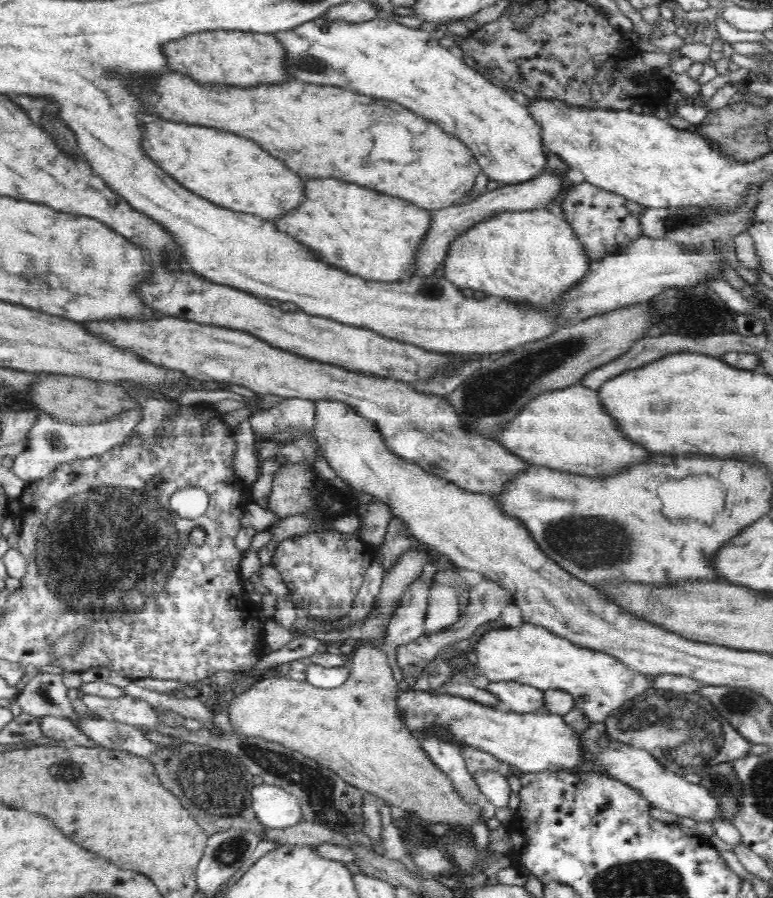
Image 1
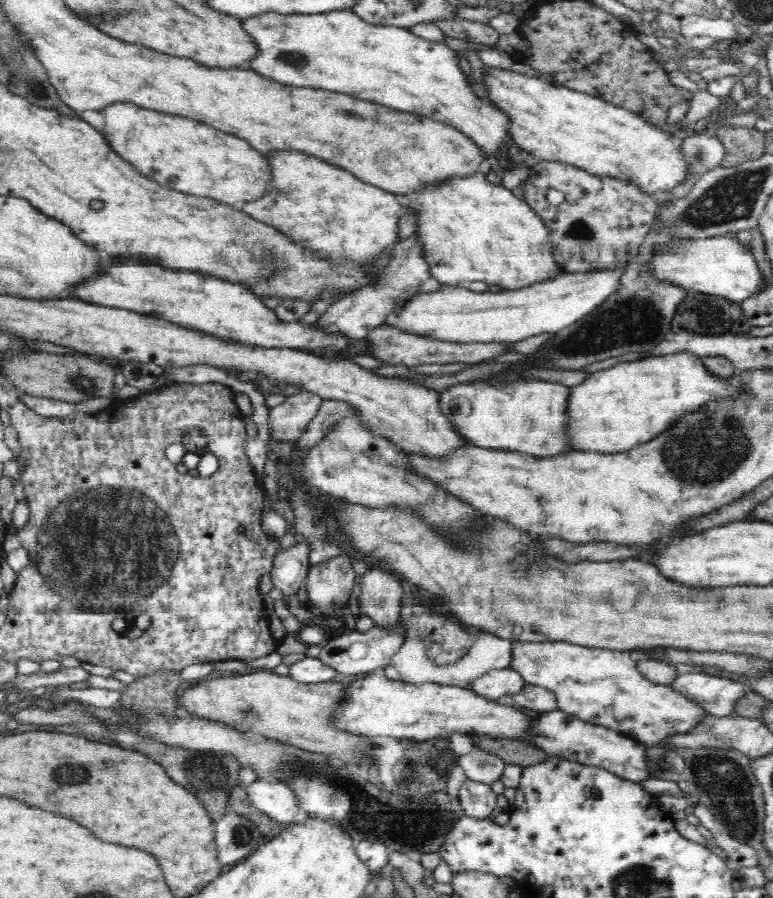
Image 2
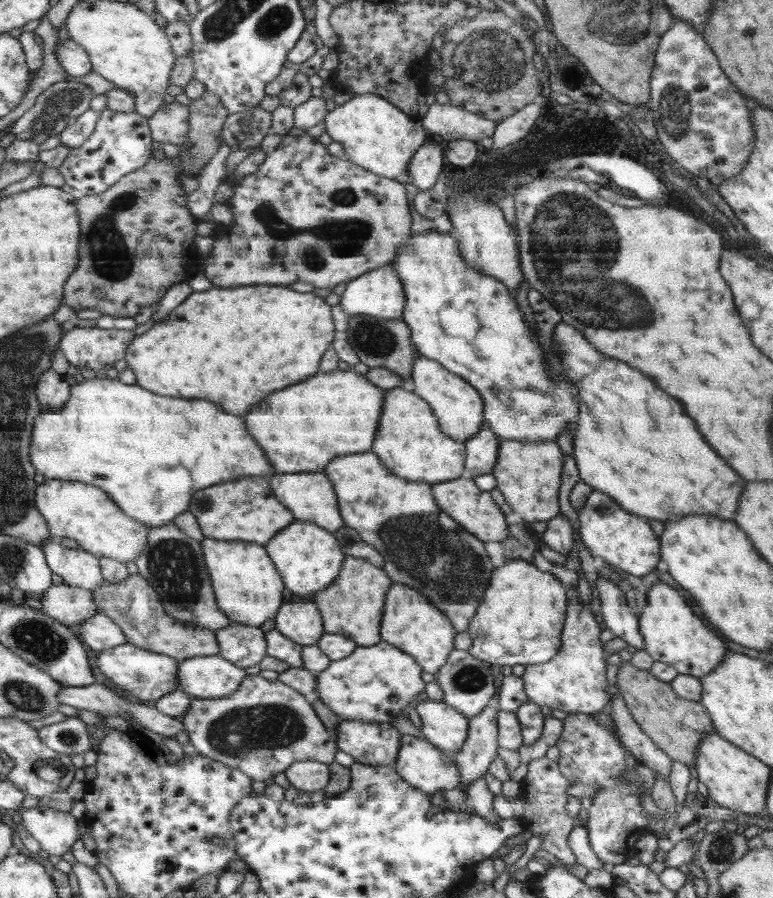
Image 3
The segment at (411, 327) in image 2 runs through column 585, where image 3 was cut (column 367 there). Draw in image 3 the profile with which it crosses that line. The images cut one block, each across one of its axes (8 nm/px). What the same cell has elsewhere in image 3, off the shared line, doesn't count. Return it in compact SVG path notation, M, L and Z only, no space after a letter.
M389 265L376 268L374 271L368 272L367 275L350 280L346 284L346 291L341 297L341 309L347 316L368 314L368 316L376 316L376 318L384 320L401 320L405 308L403 284Z

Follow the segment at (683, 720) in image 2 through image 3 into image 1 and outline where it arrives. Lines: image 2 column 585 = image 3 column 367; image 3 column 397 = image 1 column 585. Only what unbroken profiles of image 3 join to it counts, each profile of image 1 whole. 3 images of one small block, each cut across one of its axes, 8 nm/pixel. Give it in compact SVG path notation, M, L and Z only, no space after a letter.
M523 623L519 627L502 627L479 633L482 633L482 638L474 644L473 652L477 656L474 665L482 671L482 675L486 675L492 682L513 680L543 691L566 691L574 699L575 707L582 710L591 723L604 723L626 700L632 700L650 688L646 675L636 672L614 655L598 649L582 648L582 645L575 645L573 641L544 627Z

